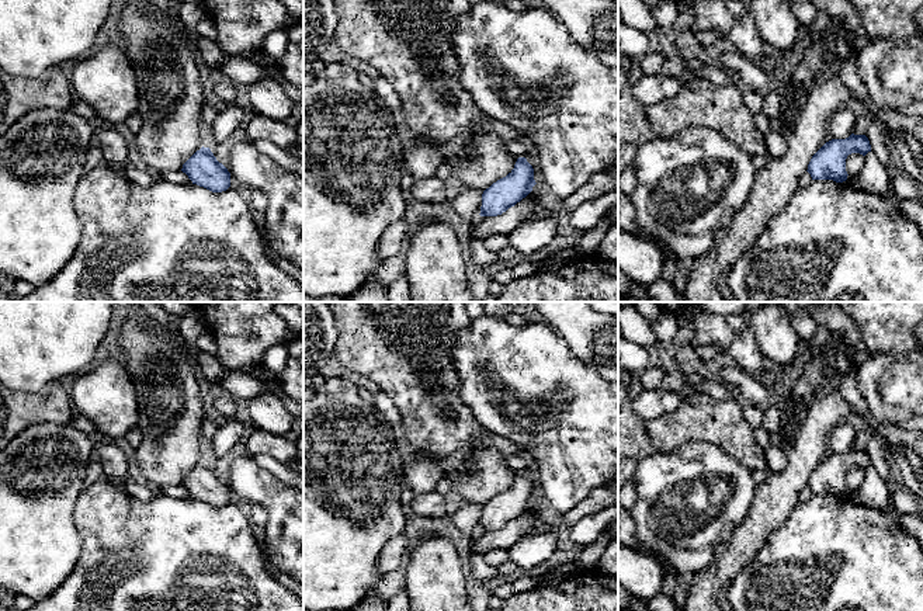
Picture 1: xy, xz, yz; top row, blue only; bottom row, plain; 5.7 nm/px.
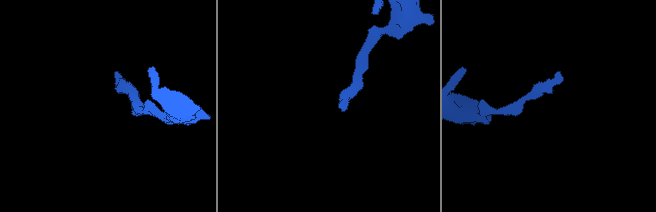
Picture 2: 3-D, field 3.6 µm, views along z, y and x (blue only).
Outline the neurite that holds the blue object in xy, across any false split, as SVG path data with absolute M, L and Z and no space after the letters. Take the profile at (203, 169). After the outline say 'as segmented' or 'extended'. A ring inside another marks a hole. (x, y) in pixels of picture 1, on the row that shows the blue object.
M209 147L197 150L181 169L192 184L204 187L212 192L222 192L230 187L230 173L216 160Z; as segmented

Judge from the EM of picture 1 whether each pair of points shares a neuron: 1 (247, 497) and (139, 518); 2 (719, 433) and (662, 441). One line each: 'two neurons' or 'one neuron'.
1: two neurons
2: one neuron

